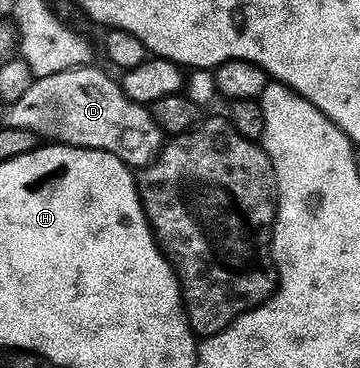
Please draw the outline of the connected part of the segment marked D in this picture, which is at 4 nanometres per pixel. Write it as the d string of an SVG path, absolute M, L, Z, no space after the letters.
M93 65L81 66L79 70L60 72L60 76L37 79L32 91L34 98L34 123L32 129L39 139L59 146L71 146L77 150L103 150L125 166L145 168L157 160L164 145L162 129L150 115L147 107L134 103L122 90L121 81L109 78L102 70L94 70Z

